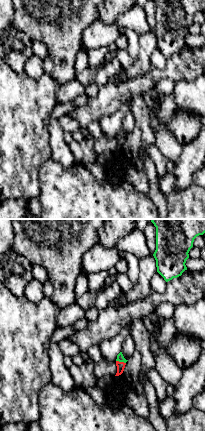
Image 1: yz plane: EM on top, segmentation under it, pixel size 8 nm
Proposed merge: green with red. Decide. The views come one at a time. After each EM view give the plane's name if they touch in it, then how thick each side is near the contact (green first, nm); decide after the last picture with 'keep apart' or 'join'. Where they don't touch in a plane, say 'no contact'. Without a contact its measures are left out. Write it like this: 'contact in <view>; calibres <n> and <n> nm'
contact in yz; calibres 60 and 60 nm

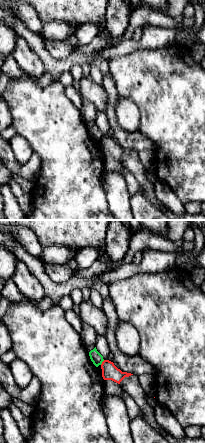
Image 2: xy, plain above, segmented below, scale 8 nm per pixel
contact in xy; calibres 90 and 130 nm

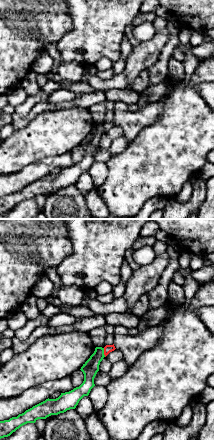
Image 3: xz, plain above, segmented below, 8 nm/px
contact in xz; calibres 120 and 60 nm

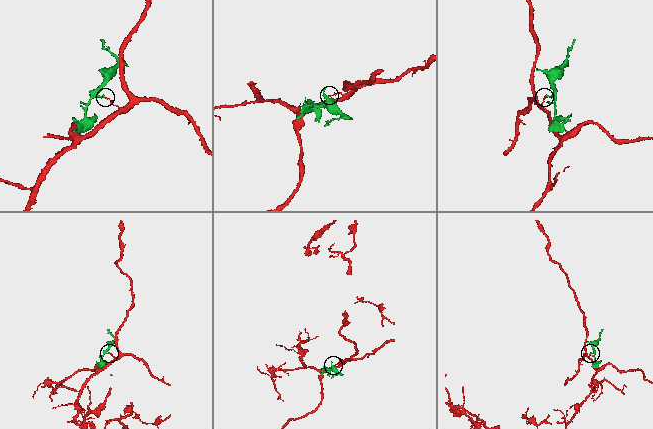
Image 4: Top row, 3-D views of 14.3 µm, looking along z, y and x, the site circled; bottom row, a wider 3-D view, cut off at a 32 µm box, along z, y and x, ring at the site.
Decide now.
keep apart

